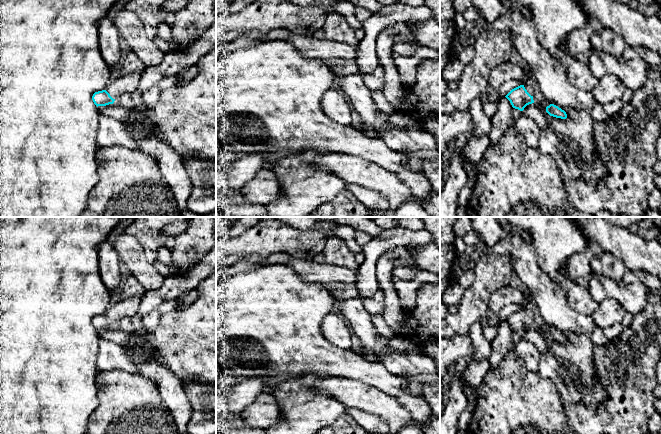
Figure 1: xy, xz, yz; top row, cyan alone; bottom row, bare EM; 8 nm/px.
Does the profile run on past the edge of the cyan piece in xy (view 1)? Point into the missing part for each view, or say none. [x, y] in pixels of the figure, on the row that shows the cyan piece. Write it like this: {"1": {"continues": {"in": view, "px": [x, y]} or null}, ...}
{"1": {"continues": {"in": "xy", "px": [127, 83]}}}

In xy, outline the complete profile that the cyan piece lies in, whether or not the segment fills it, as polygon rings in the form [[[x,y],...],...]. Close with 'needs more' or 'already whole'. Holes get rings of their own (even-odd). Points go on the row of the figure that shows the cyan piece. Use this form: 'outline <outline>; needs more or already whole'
outline [[[135,72],[121,75],[120,77],[111,80],[105,90],[93,94],[92,100],[94,104],[97,107],[113,104],[115,99],[120,95],[137,90],[142,74],[143,73]]]; needs more

